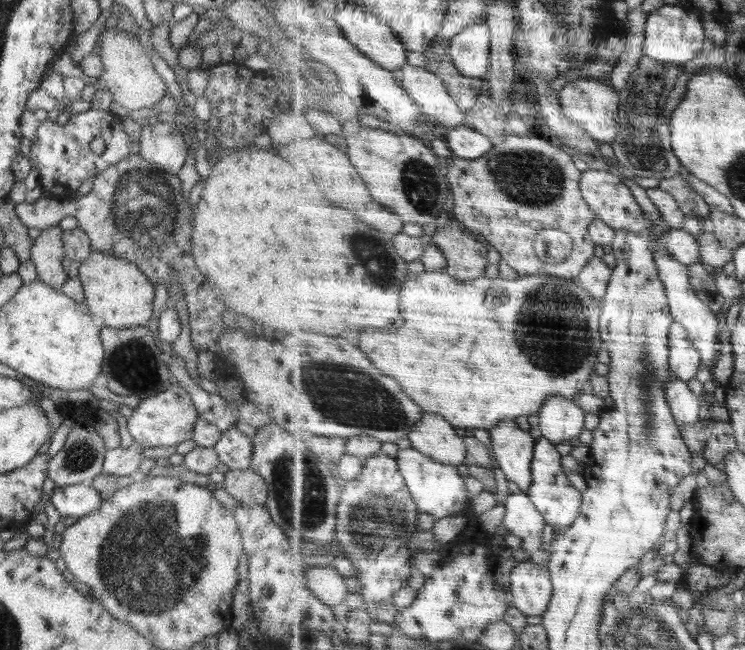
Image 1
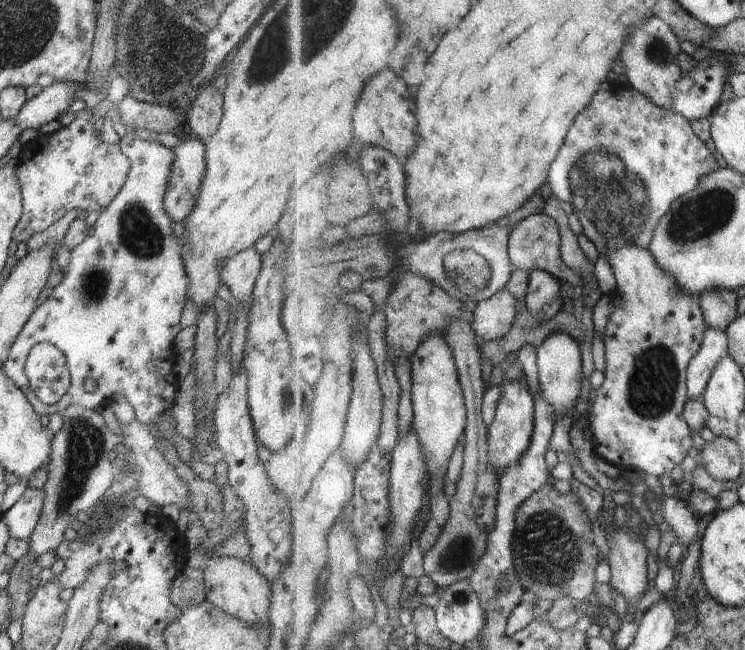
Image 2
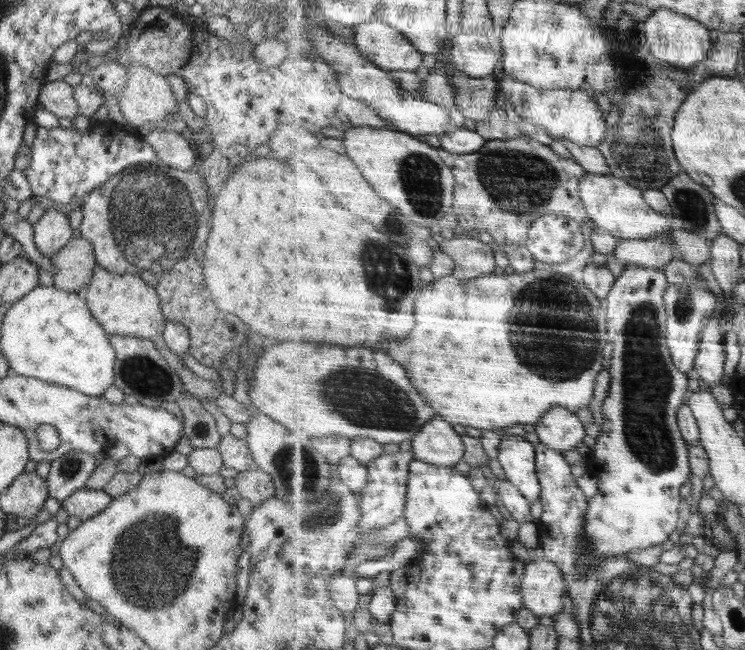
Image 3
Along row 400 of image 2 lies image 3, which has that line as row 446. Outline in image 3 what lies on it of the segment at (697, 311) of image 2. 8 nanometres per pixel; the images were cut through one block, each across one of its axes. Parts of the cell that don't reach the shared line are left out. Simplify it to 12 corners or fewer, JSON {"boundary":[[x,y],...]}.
{"boundary":[[663,269],[604,300],[614,353],[584,560],[664,544],[691,479]]}

